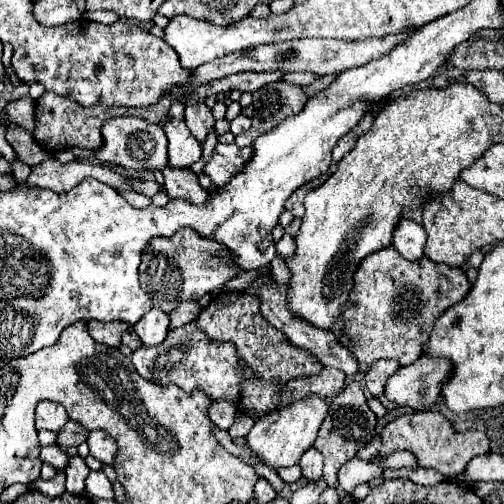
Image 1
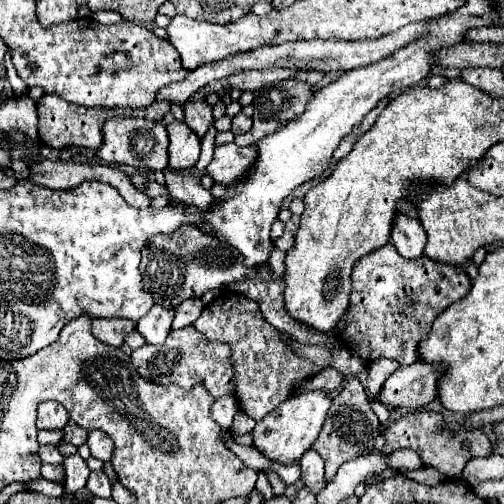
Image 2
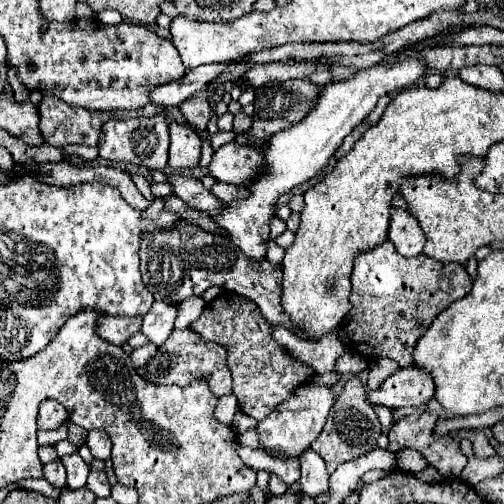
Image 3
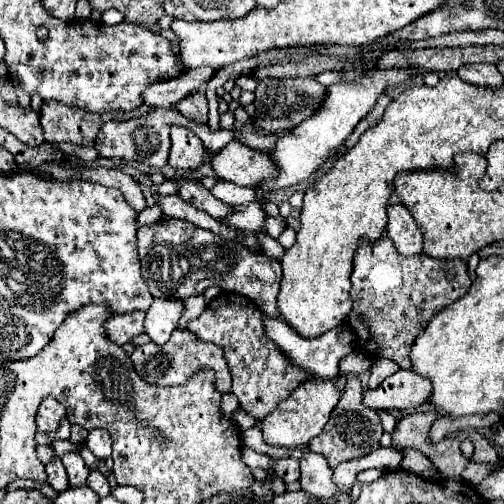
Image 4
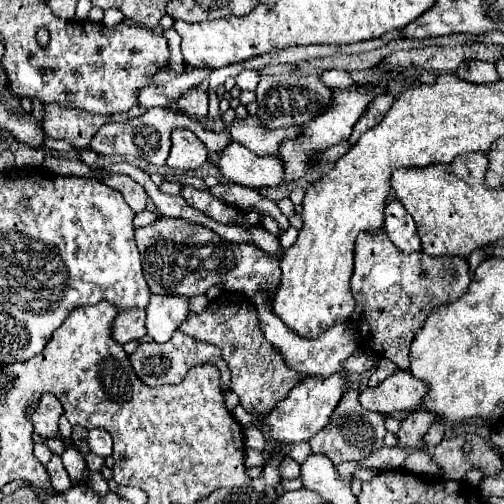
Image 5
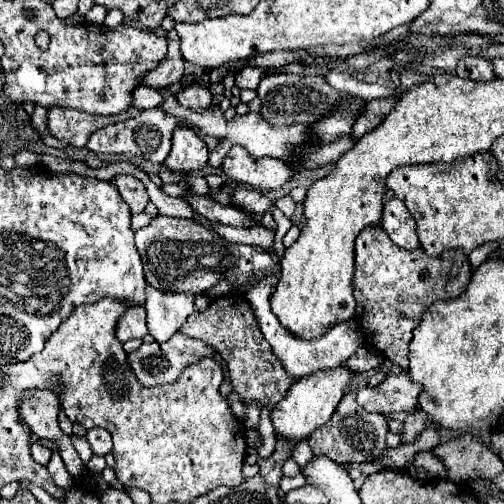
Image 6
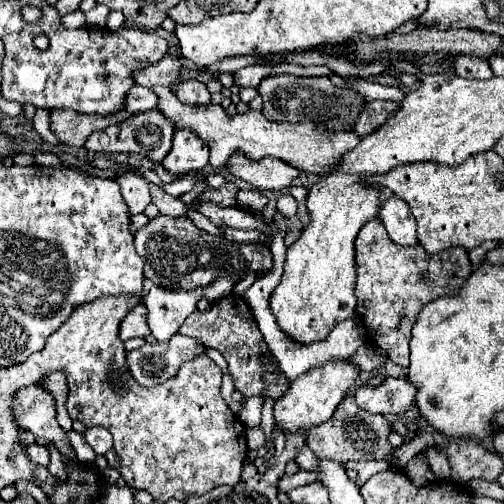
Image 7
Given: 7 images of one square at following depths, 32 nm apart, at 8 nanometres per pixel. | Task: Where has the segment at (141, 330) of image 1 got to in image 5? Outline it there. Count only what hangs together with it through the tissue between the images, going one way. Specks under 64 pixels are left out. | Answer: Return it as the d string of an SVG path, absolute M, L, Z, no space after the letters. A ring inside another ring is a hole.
M150 294L146 308L146 330L154 342L168 342L170 336L190 314L190 298L186 296L156 296Z

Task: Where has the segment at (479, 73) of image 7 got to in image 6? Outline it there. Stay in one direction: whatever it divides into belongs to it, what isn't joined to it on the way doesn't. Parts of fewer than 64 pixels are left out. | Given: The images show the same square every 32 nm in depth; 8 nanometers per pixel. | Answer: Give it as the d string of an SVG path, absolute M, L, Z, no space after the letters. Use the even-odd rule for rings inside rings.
M464 56L464 60L460 60L460 64L456 66L456 74L460 78L470 78L470 80L492 80L492 78L496 78L492 64L484 58L478 58L478 56Z

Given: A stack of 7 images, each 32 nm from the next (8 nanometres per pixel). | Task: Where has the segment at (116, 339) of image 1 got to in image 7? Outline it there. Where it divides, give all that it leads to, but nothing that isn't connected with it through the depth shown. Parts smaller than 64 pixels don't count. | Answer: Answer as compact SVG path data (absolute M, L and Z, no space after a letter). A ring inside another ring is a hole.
M144 304L136 306L134 310L128 312L128 316L122 320L120 324L120 338L122 340L128 340L128 338L146 338L150 334L150 328L148 328L148 310L144 308Z

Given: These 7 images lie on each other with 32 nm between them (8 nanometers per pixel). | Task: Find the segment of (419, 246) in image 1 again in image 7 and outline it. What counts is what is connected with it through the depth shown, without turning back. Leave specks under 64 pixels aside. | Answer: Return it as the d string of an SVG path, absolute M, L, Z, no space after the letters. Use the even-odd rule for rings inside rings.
M390 196L380 208L380 220L384 222L390 238L400 246L416 244L416 220L404 200Z

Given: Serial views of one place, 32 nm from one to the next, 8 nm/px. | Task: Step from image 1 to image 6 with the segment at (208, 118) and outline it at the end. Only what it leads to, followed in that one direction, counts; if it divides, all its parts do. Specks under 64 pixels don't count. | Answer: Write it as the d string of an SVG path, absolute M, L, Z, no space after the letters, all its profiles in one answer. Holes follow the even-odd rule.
M188 84L188 88L180 90L180 96L176 96L178 102L192 110L206 110L212 102L212 94L202 84Z

